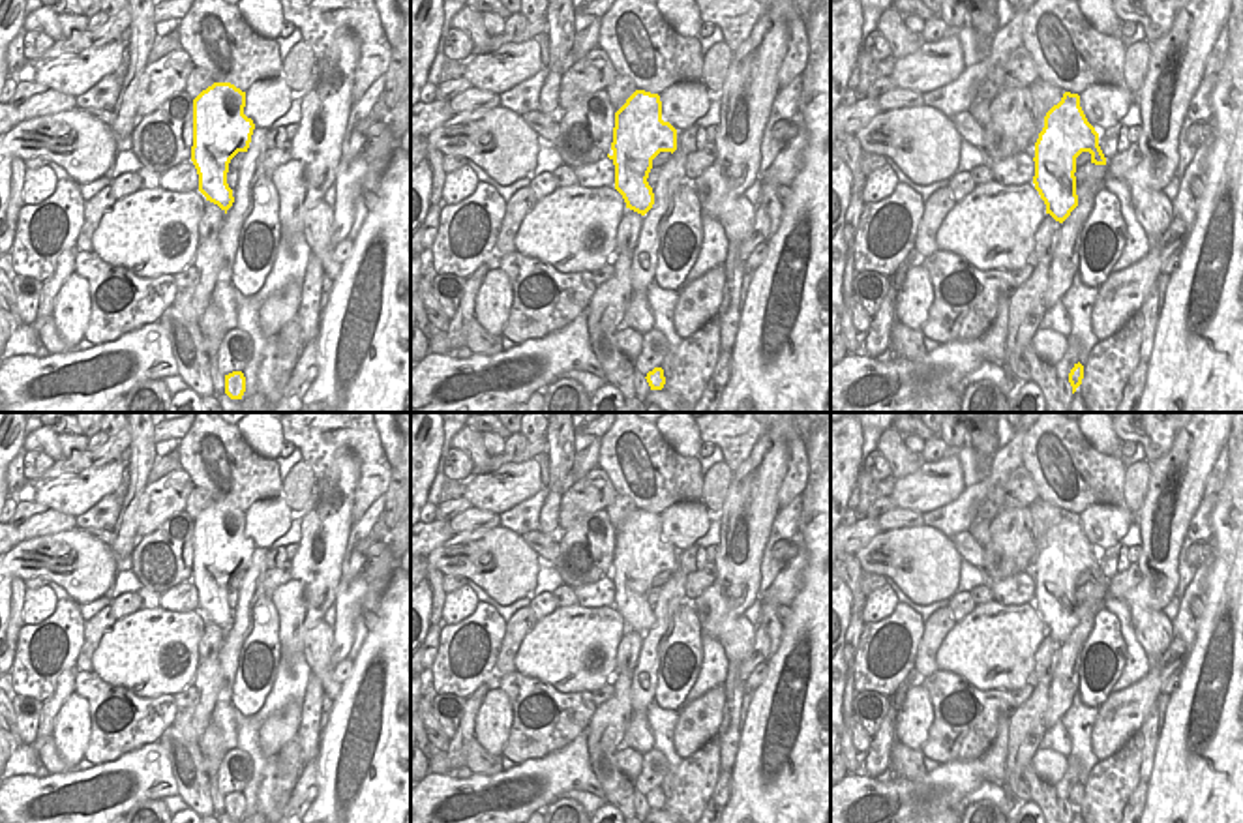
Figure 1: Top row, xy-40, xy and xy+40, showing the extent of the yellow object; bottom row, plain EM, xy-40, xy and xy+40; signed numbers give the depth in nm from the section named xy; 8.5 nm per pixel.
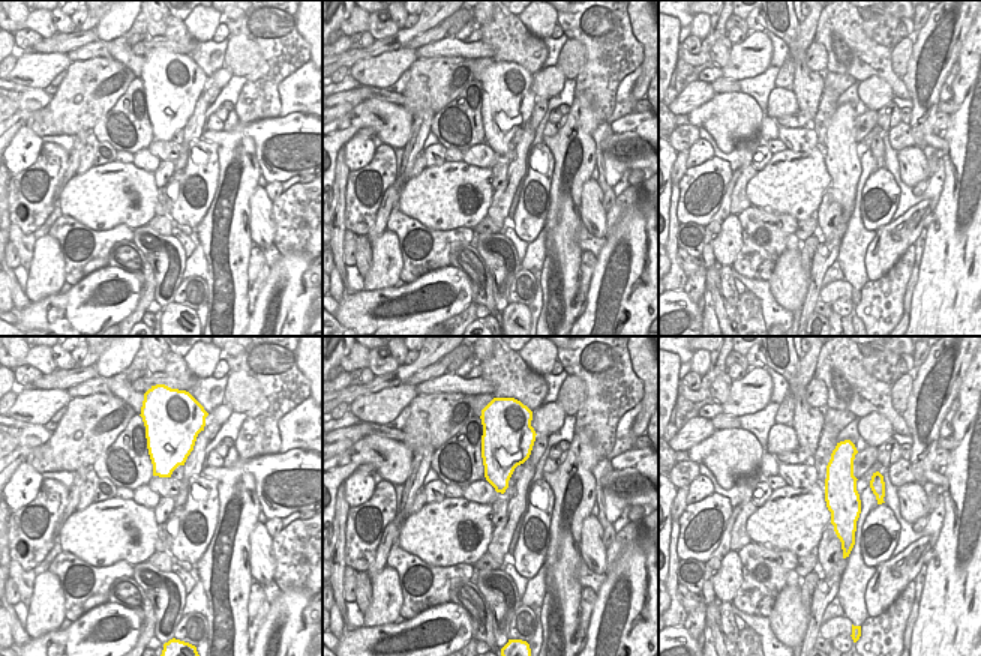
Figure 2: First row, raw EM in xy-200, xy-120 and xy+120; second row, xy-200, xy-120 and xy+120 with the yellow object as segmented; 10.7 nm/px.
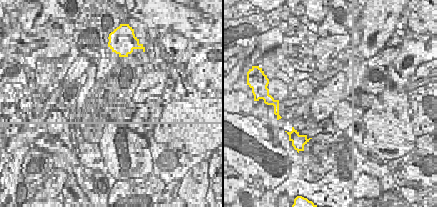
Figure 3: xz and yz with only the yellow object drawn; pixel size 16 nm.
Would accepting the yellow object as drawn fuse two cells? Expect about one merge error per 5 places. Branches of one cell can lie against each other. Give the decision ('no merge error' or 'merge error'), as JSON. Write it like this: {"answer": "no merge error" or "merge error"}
{"answer": "no merge error"}

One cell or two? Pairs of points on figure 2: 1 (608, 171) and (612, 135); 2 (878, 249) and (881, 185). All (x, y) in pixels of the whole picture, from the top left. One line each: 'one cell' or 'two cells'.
1: one cell
2: two cells

